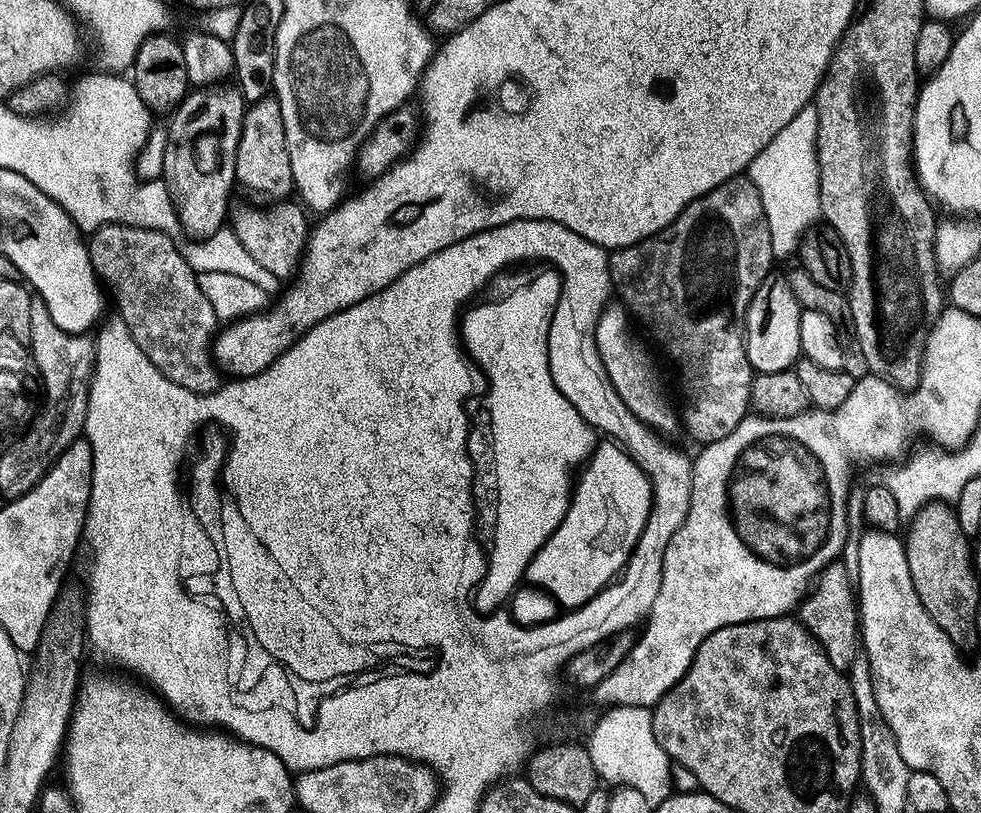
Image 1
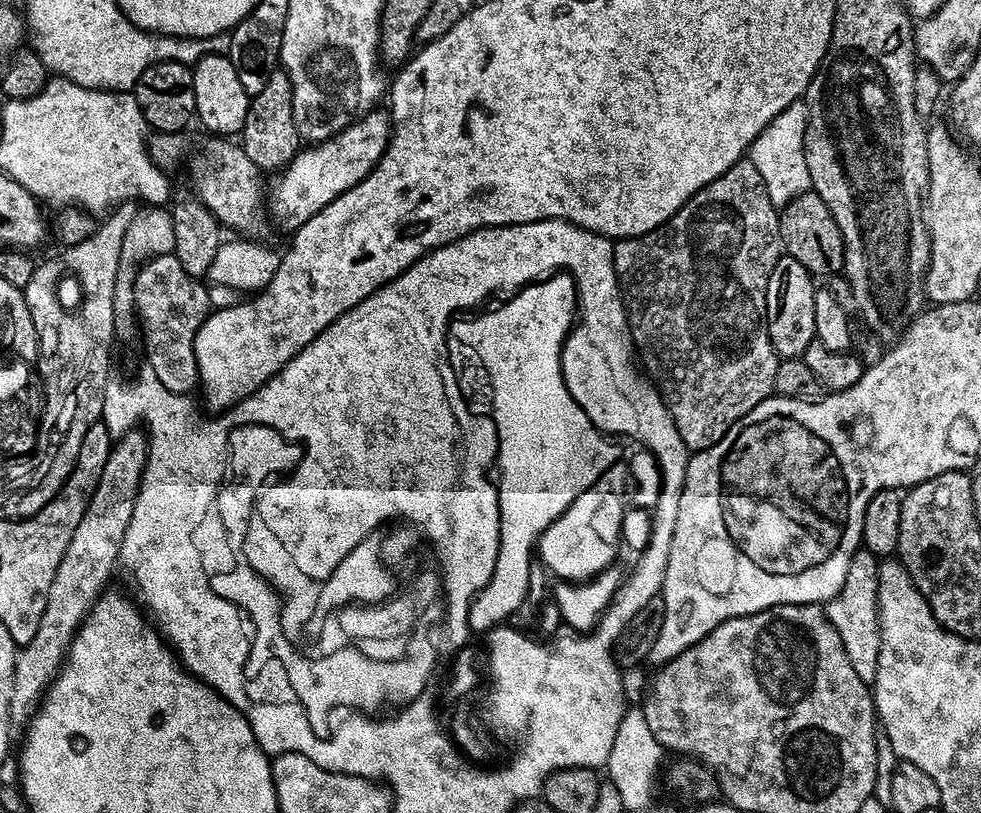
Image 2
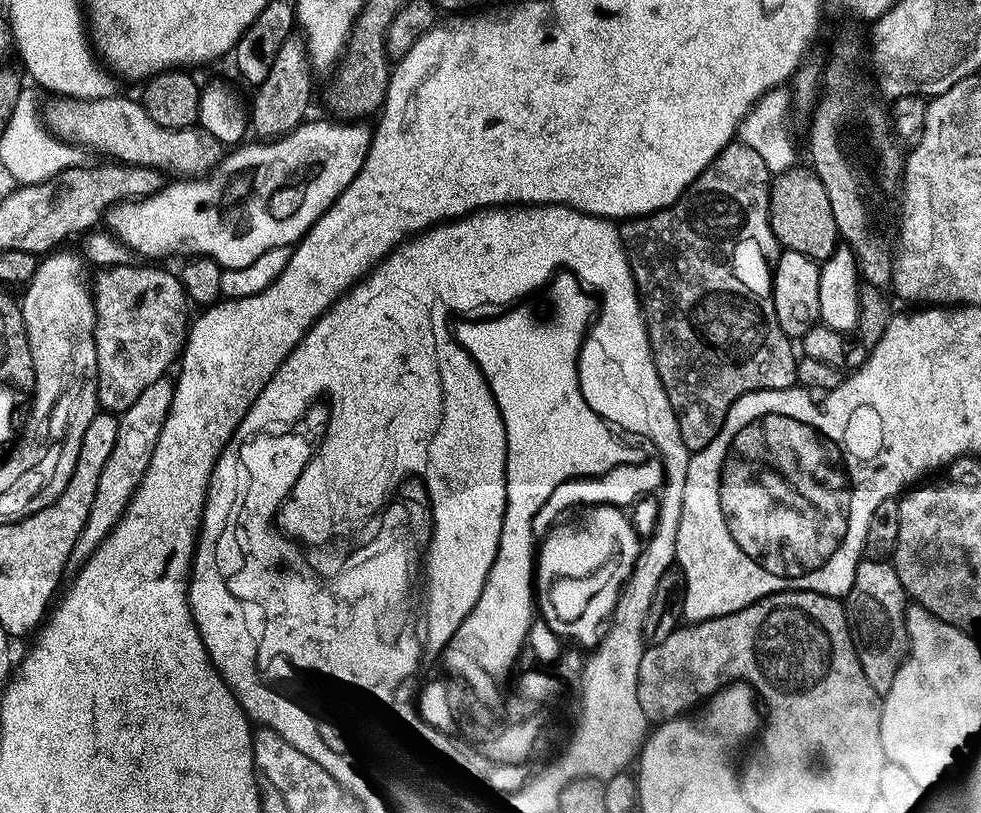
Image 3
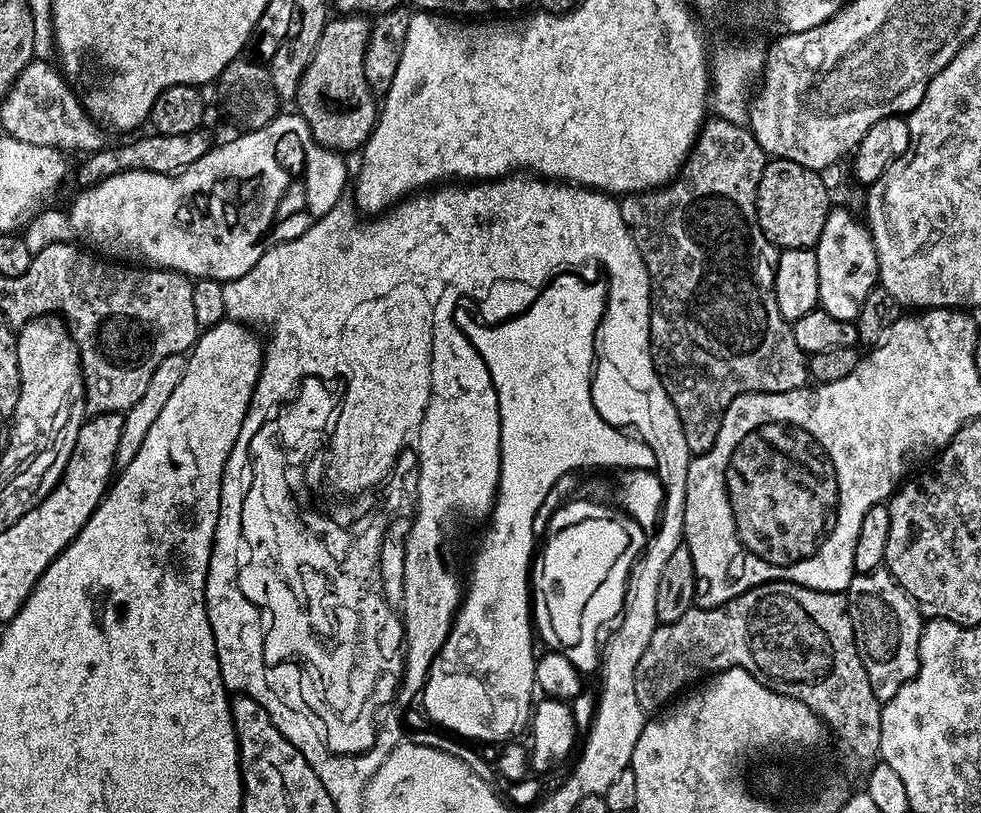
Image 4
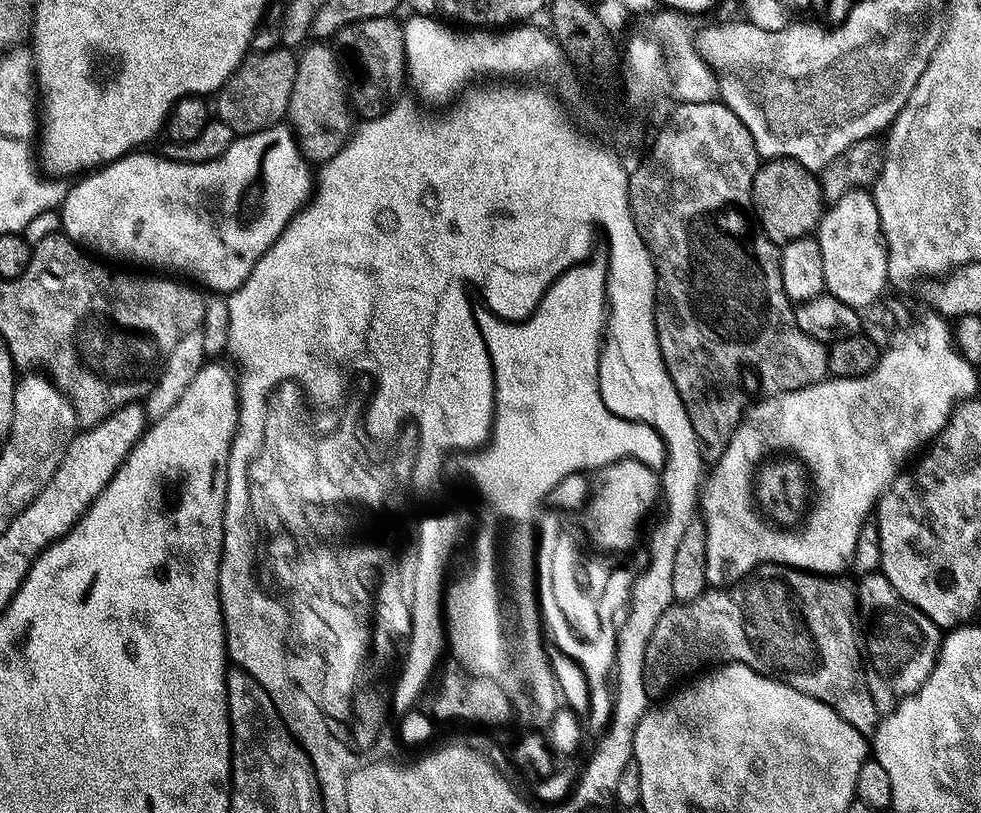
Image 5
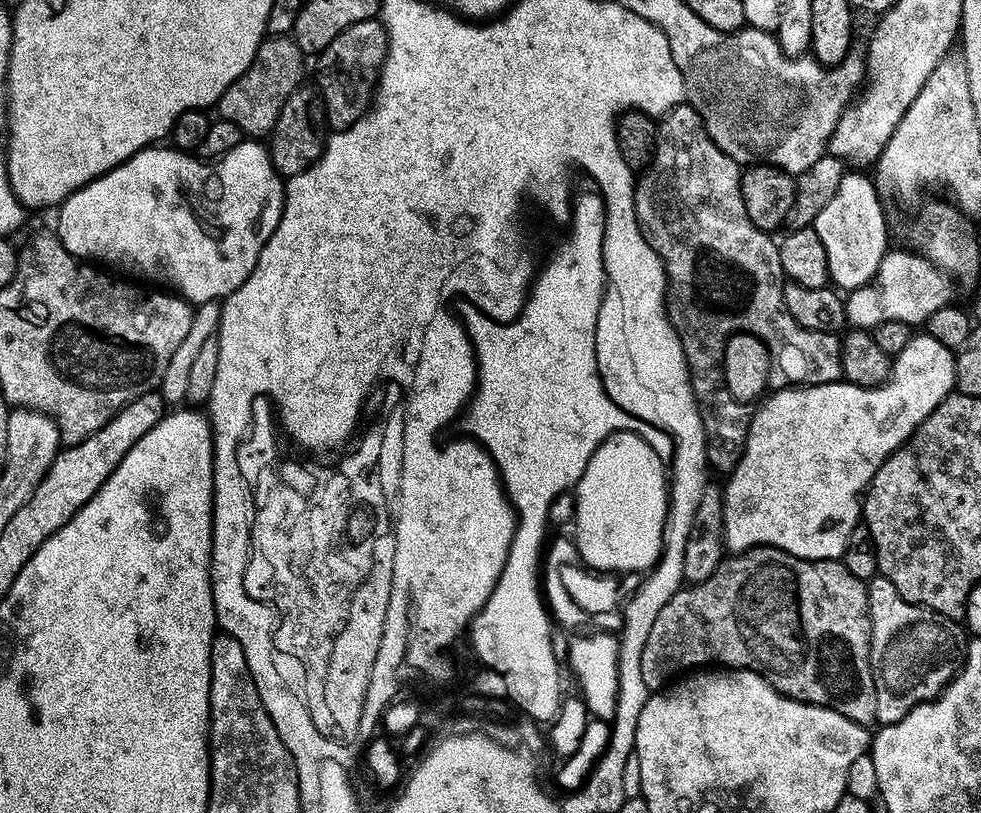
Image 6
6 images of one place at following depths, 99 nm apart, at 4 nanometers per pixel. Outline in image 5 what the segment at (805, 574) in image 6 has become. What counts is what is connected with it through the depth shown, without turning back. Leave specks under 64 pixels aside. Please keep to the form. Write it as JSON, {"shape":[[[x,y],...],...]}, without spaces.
{"shape":[[[763,564],[734,584],[722,588],[709,587],[698,598],[685,604],[673,602],[662,618],[658,618],[658,626],[654,626],[654,634],[650,634],[646,642],[644,689],[649,697],[663,697],[673,686],[709,666],[745,664],[755,672],[772,676],[830,706],[859,732],[875,733],[878,713],[870,698],[866,664],[862,659],[862,640],[858,635],[858,596],[853,585],[851,588],[840,579],[844,578],[804,572],[801,568],[791,568],[785,564]]]}

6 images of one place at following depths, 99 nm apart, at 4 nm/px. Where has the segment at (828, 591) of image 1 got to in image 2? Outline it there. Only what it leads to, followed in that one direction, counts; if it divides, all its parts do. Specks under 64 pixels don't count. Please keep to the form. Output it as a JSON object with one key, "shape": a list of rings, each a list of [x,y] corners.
{"shape":[[[857,550],[850,558],[846,582],[833,600],[827,601],[828,620],[838,630],[846,658],[854,666],[854,674],[872,686],[876,683],[878,654],[880,653],[879,568],[881,561],[867,550]]]}

